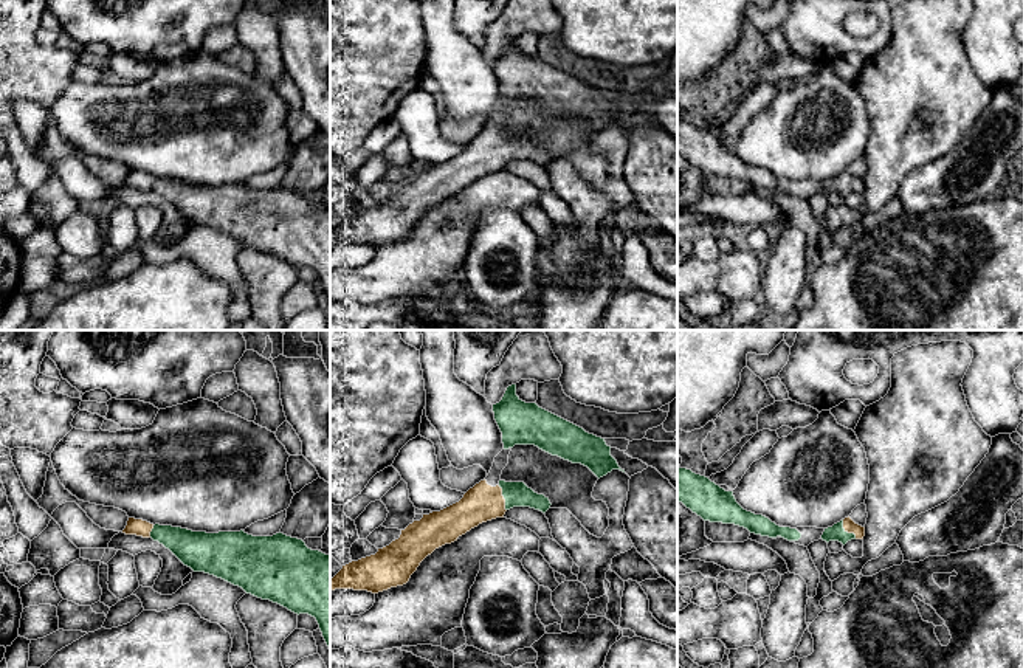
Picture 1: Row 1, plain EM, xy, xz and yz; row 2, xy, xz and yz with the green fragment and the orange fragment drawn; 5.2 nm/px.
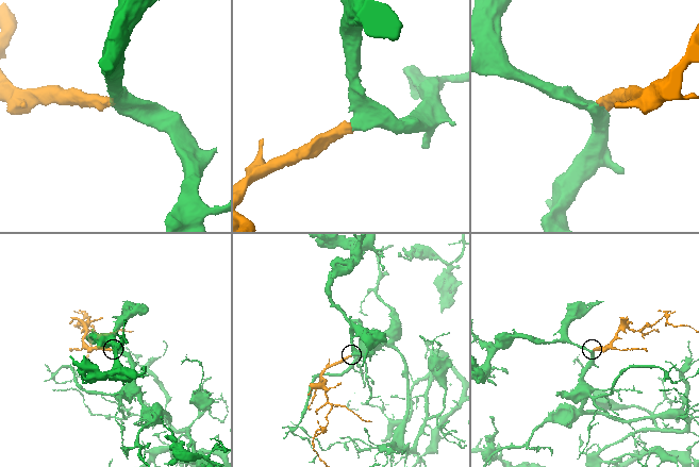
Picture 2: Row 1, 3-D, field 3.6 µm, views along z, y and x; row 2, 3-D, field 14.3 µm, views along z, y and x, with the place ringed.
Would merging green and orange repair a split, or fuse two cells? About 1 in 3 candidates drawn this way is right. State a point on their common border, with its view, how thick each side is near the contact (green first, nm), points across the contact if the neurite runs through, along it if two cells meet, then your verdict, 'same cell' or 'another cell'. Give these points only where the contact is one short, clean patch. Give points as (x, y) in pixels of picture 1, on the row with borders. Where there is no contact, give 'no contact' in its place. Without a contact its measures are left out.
meets green in yz at (847, 532); 80 nm thick on the green side, 70 nm on the other; runs through yz (836, 532), (847, 532), (850, 526); same cell

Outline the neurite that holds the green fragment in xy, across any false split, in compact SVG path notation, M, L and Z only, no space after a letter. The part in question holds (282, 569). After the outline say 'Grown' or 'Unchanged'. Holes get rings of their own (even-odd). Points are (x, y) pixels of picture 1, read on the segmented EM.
M129 518L126 535L152 538L194 572L205 572L294 614L316 618L330 649L330 555L276 533L192 532Z. Grown

